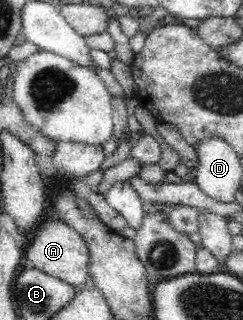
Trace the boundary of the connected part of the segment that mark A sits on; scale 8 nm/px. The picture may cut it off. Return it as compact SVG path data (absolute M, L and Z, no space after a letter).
M58 219L46 220L34 234L32 242L26 248L26 260L32 262L30 266L41 269L49 276L57 277L75 288L91 285L91 277L87 270L87 248L86 241L72 230L66 223L58 222Z

